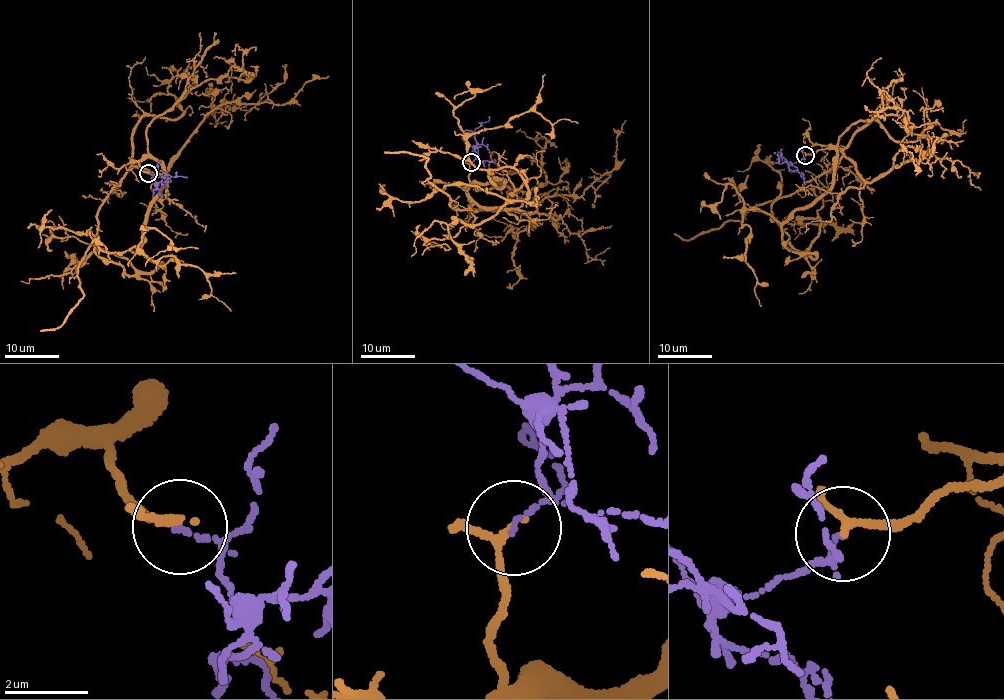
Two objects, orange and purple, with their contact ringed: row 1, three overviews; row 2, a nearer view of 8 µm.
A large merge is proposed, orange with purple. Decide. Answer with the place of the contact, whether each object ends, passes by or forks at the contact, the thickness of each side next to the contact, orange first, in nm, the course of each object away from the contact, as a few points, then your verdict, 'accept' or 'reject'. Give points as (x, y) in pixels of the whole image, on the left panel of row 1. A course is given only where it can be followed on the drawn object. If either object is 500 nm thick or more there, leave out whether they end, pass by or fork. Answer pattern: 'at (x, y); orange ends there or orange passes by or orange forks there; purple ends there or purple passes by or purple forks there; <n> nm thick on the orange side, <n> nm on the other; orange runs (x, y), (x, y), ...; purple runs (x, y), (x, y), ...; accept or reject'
at (148, 173); orange passes by; purple ends there; 160 nm thick on the orange side, 80 nm on the other; orange runs (148, 172), (131, 160), (97, 215), (97, 254), (135, 274), (131, 263), (102, 249), (59, 276), (21, 281); purple runs (148, 172), (157, 184), (167, 174), (187, 177); reject

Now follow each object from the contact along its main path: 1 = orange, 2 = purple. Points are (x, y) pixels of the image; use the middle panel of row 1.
1: (471, 162), (474, 203), (449, 204), (444, 187), (470, 184), (502, 208), (476, 224), (433, 221), (411, 257)
2: (471, 162), (474, 159), (475, 130), (490, 117)

